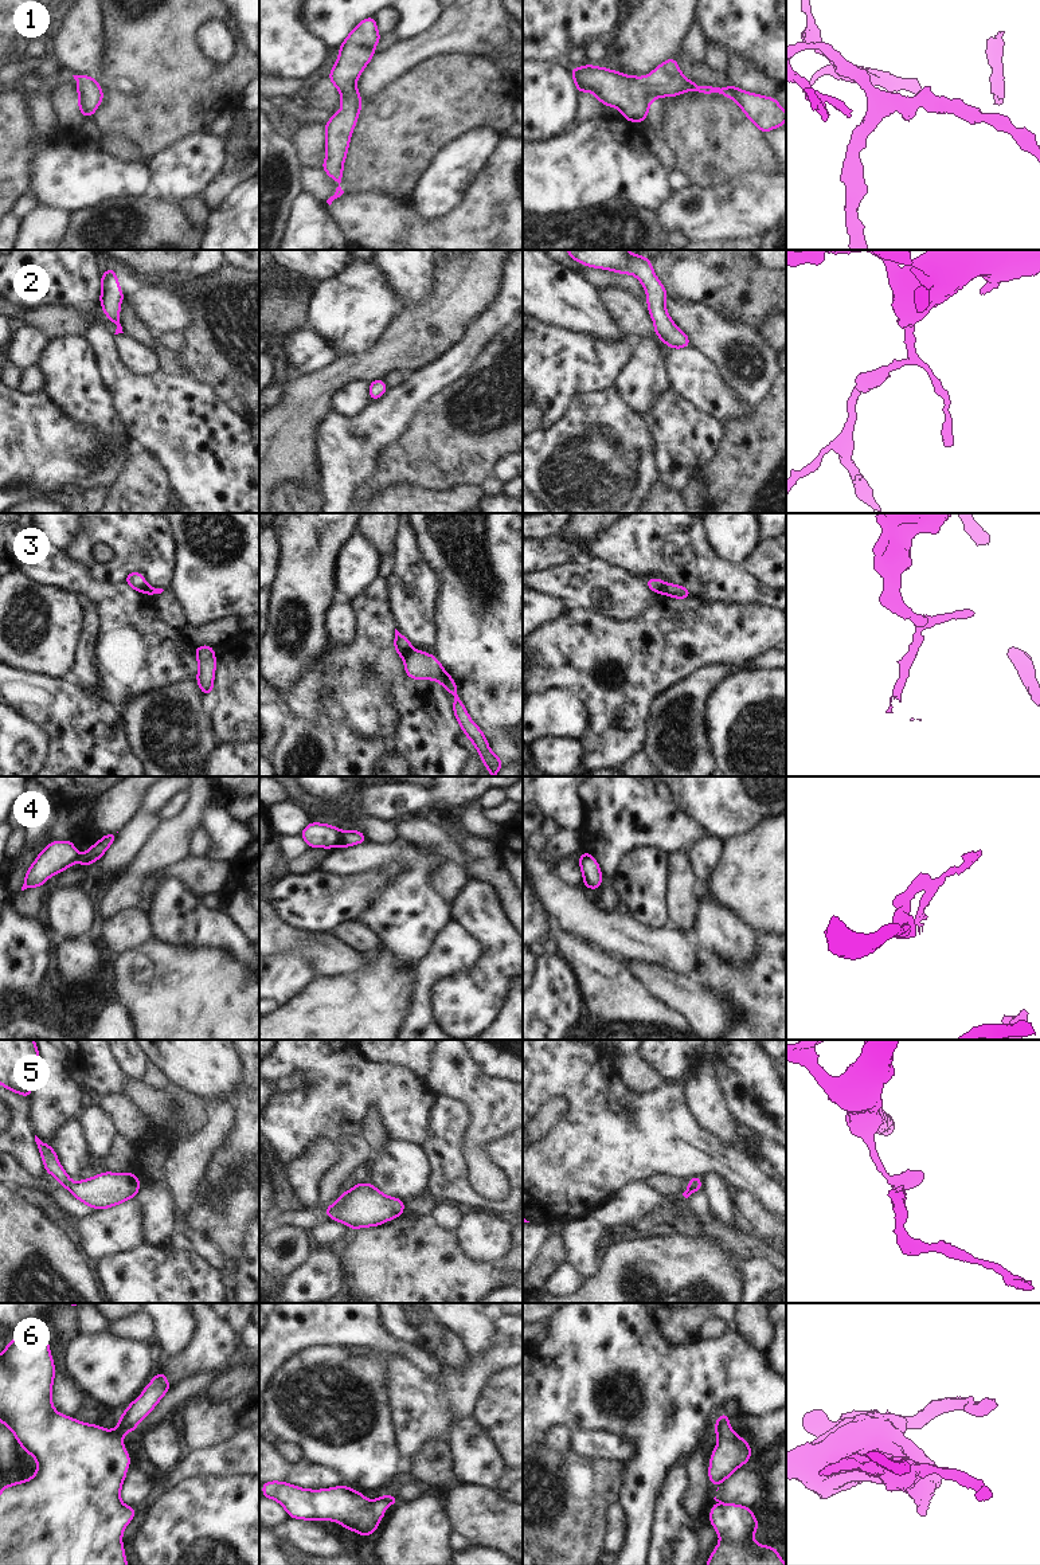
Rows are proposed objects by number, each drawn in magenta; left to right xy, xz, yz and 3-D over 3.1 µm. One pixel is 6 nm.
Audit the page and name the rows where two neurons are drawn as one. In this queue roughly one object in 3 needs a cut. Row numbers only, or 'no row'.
3, 4

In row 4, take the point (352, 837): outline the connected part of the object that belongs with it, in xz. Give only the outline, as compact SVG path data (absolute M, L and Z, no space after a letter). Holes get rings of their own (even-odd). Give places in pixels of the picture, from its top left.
M352 829L343 832L341 840L337 842L336 848L347 848L360 842L367 842L365 834Z

